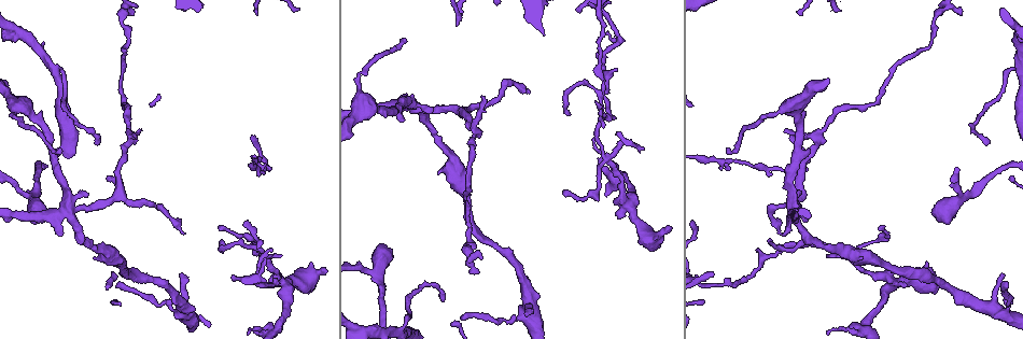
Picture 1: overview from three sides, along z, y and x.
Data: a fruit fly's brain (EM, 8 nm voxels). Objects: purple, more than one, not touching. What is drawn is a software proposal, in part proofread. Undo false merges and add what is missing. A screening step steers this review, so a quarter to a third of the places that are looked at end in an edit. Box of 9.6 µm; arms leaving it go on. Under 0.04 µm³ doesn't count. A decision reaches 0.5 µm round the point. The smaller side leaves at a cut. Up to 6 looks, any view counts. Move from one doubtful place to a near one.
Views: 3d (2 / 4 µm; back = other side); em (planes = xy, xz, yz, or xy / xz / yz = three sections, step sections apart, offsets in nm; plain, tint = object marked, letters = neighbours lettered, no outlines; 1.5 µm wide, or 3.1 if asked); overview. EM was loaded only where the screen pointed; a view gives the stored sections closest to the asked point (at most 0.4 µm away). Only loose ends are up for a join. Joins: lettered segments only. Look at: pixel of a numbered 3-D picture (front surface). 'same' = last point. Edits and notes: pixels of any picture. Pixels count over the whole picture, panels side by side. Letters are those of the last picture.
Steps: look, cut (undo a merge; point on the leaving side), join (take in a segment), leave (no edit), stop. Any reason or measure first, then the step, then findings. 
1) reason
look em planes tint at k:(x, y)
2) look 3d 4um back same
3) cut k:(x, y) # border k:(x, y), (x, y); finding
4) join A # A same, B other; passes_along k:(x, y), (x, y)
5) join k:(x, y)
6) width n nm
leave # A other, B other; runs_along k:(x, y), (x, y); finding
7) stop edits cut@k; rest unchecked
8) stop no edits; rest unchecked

four or more arms meet
look em planes tint at 1:(70, 212)

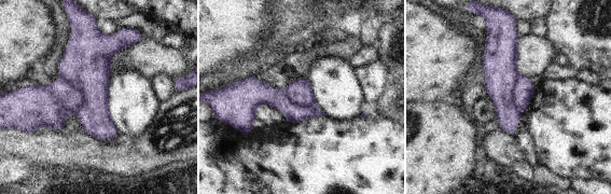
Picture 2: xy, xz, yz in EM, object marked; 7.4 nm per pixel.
look em planes letters same

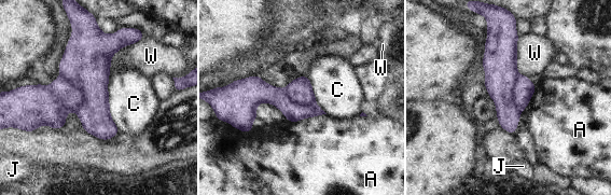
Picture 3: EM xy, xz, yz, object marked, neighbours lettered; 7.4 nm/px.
cut 3:(51, 103) # A other, C other, J other, W other; a second cell is stuck on

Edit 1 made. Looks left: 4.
thick turns thin
look em planes letters at 1:(873, 262)

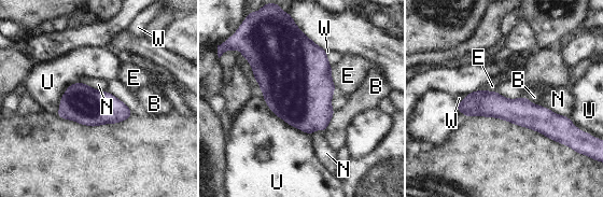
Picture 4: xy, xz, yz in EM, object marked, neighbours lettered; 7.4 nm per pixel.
leave # B other, E other, N other, U other, W other; runs_along 4:(460, 104), (498, 106), (568, 125); continuous, no second cell

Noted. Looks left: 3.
free end
look em xz step 8 letters at 1:(182, 272)

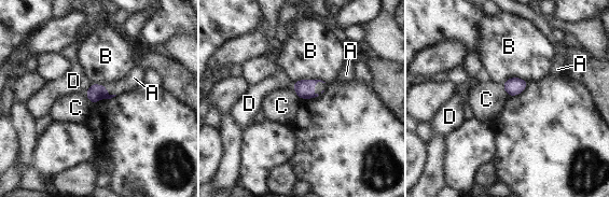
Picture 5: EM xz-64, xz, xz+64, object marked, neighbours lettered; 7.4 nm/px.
look em planes letters same

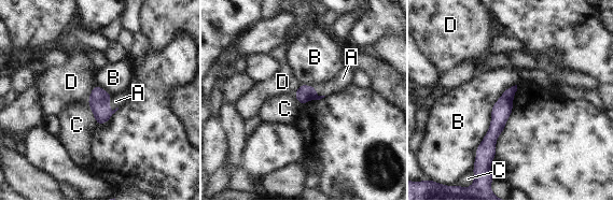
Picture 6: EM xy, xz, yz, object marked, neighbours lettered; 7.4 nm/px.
width 100 nm
join A # A same, B other, C other, D other; passes_along 6:(98, 101), (109, 103), (115, 101); the cell continues

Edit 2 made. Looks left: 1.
stop edits cut@3, join@6; rest unchecked

